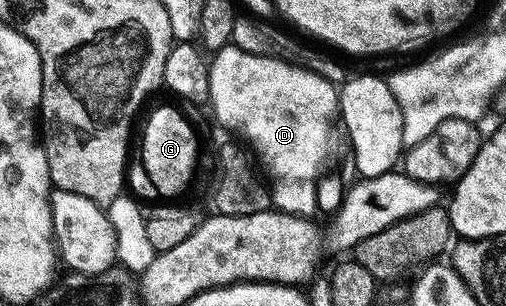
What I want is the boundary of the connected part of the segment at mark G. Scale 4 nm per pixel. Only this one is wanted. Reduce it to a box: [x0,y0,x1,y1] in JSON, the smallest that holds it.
[142,107,198,200]

